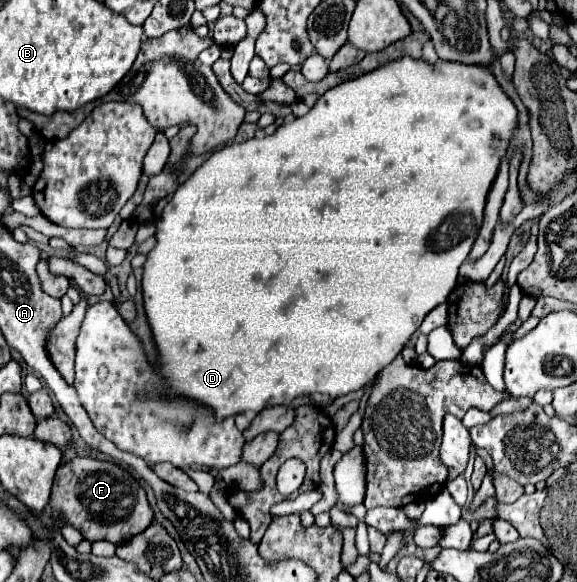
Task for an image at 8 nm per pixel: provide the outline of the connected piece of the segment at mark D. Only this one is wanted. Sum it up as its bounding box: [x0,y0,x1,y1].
[143,56,517,416]

